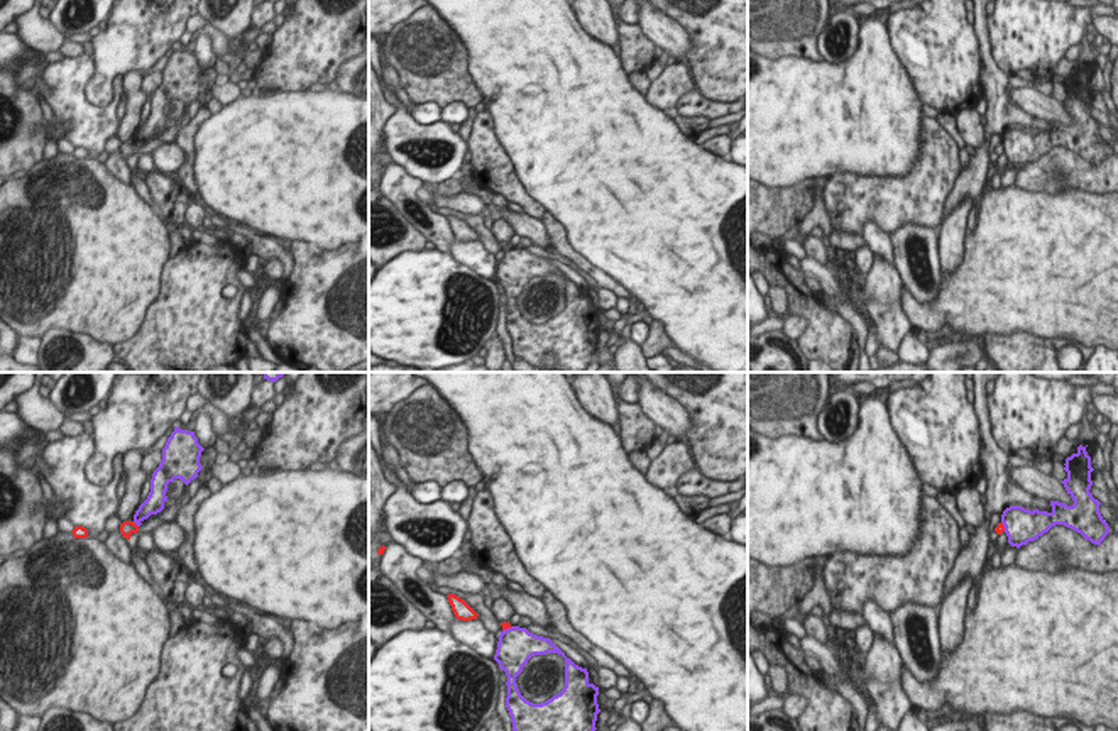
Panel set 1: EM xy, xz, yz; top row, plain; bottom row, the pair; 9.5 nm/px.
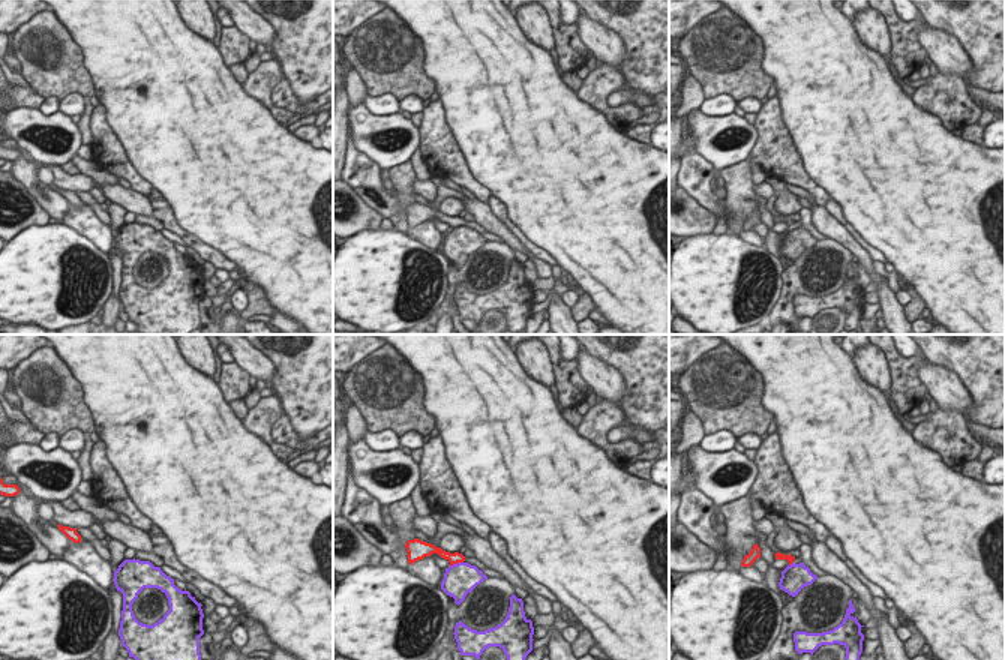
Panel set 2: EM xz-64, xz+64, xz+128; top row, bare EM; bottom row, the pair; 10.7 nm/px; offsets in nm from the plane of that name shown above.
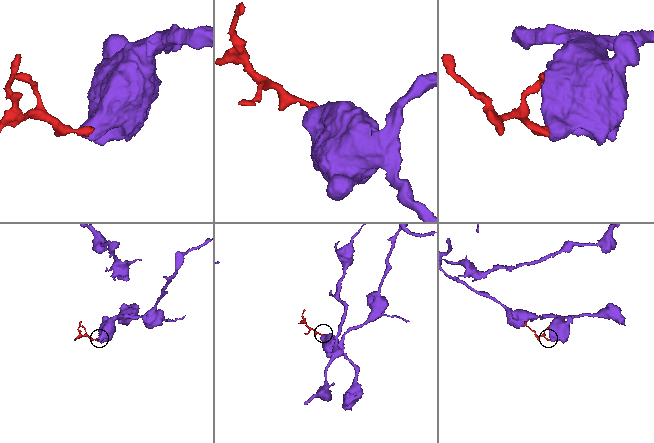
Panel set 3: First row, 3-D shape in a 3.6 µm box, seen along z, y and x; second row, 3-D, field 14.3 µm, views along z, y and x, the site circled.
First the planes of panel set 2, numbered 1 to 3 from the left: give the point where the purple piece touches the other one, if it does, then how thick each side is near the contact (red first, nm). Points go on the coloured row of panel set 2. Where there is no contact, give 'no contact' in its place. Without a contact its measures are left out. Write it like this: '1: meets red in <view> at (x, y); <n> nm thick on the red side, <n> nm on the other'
1: no contact
2: meets red in xz+64 at (456, 563); 130 nm thick on the red side, 340 nm on the other
3: meets red in xz+128 at (791, 563); 70 nm thick on the red side, 280 nm on the other

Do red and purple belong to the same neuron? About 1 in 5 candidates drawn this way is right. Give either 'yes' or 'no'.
no

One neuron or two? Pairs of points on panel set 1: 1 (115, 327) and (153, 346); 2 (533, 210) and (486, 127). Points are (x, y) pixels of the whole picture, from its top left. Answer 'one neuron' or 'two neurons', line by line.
1: two neurons
2: one neuron

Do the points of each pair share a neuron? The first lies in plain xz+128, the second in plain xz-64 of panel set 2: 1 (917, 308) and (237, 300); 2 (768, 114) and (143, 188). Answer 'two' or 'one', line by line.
1: two
2: one

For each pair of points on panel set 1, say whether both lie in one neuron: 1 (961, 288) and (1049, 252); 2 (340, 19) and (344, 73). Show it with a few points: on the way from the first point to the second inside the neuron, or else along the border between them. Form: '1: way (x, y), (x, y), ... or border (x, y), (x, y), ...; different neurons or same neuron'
1: way (983, 288), (1000, 288), (1027, 268); same neuron
2: border (350, 58), (339, 68), (334, 80); different neurons

